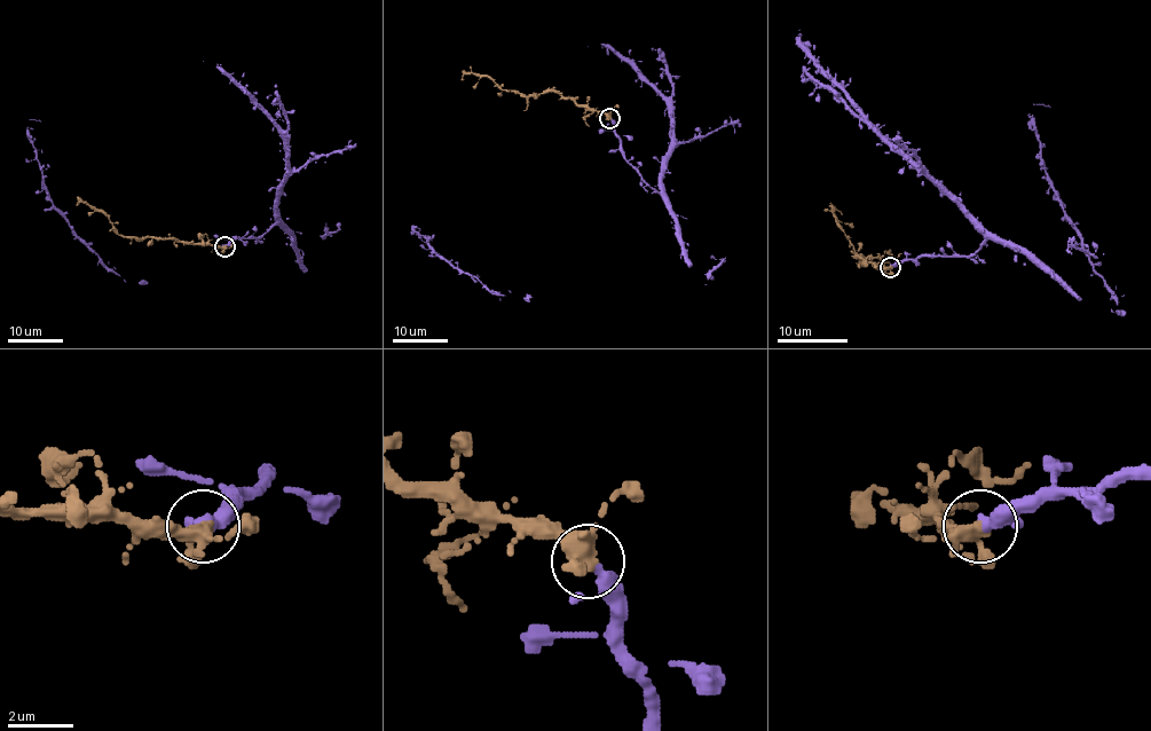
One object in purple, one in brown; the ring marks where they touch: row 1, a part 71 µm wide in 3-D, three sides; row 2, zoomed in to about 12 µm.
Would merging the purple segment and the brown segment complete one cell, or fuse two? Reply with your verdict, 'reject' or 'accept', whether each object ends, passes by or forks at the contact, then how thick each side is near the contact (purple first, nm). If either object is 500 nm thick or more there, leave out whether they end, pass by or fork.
accept | purple ends | brown forks | 400/320 nm

